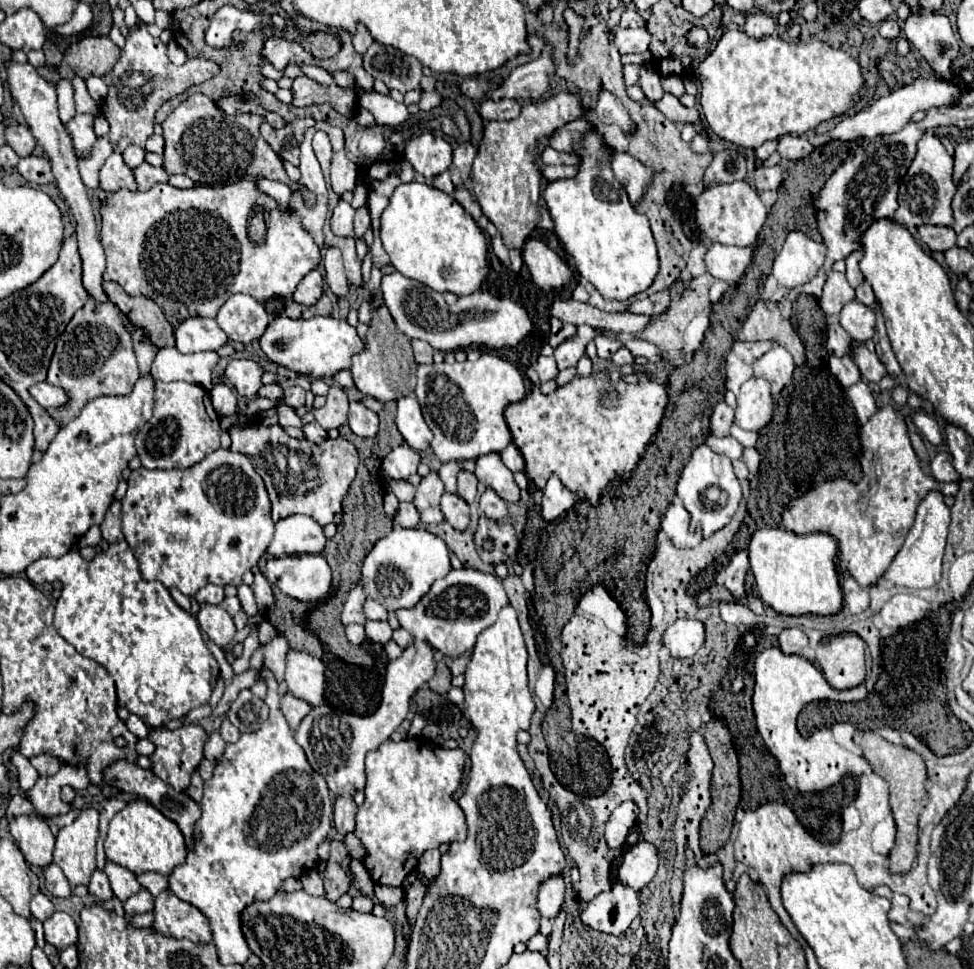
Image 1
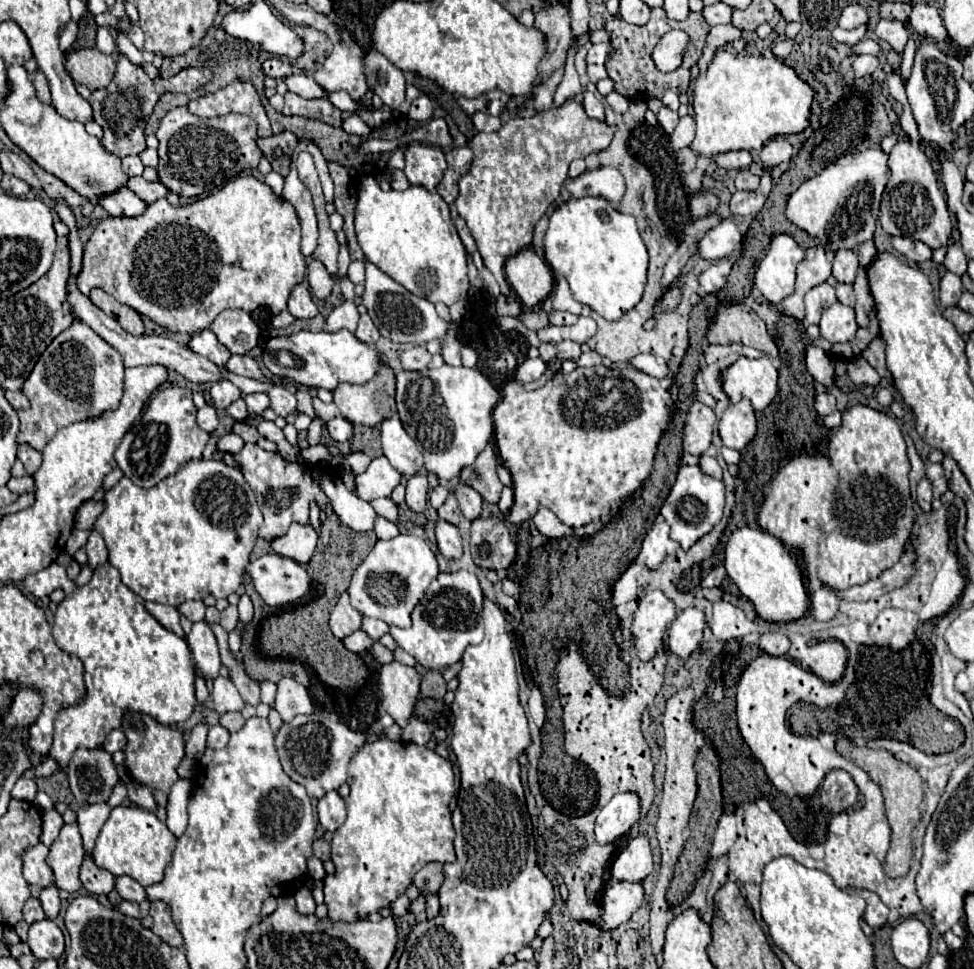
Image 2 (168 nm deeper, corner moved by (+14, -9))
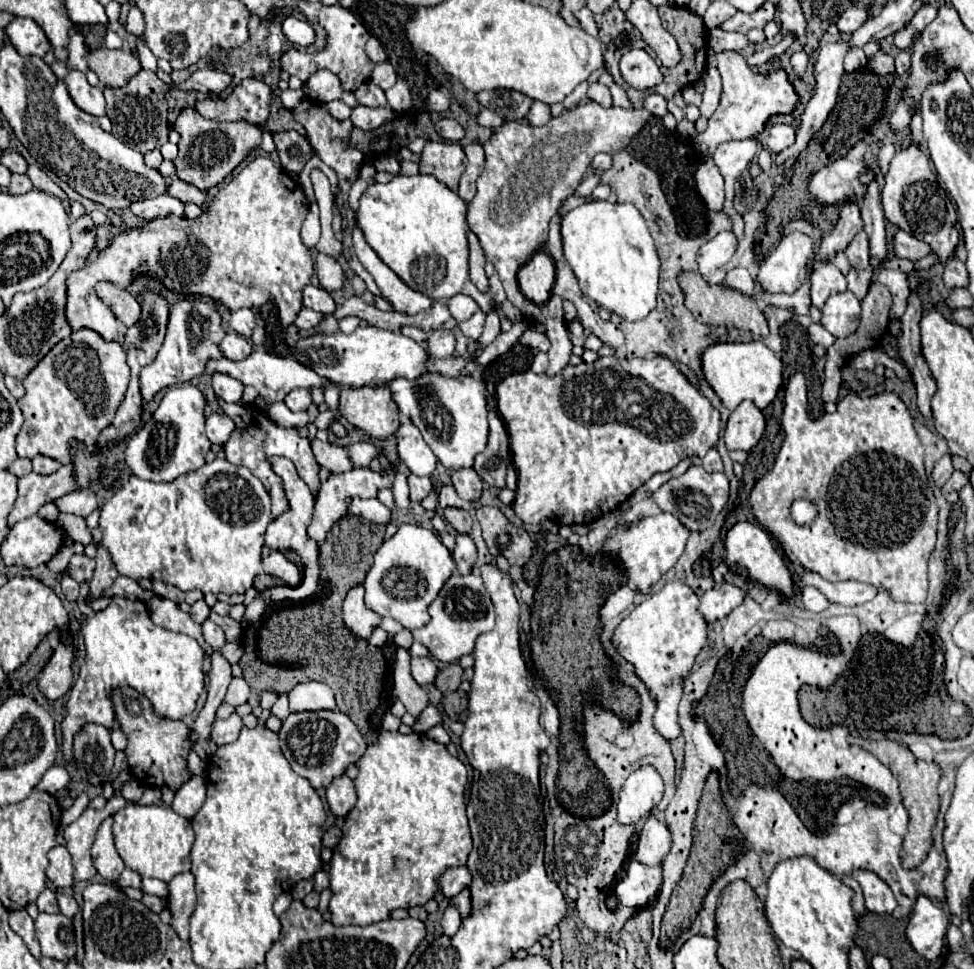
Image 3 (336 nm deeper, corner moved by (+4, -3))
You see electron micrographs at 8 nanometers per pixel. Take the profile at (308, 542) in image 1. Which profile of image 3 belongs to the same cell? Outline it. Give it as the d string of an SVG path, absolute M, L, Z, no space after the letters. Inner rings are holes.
M389 464L389 468L381 466L379 472L371 470L371 468L353 468L349 472L343 472L343 474L337 474L337 476L329 476L327 482L321 484L321 490L317 494L317 500L315 500L315 512L313 512L313 520L311 524L307 526L307 534L309 538L313 538L317 544L323 544L325 542L325 534L331 530L331 526L335 522L339 522L339 518L345 514L345 508L347 508L347 502L351 496L359 496L359 498L375 498L379 490L383 488L393 488L393 480L397 476L397 464Z

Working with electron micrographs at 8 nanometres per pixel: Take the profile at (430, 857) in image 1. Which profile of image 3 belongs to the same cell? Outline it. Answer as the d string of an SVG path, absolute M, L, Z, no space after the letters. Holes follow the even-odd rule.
M449 904L449 906L445 908L445 912L443 912L443 918L441 918L441 926L443 926L443 932L445 932L447 936L455 934L455 930L459 928L459 922L461 922L461 916L459 916L457 908L455 908L453 904Z

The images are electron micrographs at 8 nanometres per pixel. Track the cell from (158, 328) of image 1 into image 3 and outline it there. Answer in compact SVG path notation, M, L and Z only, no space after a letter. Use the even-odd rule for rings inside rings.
M99 282L95 286L97 296L113 310L113 314L125 324L133 326L141 318L141 304L123 288L111 284L111 282Z

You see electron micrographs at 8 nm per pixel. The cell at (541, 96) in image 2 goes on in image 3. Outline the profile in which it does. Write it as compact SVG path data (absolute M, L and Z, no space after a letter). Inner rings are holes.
M535 100L531 110L529 110L529 116L527 116L527 122L535 124L535 126L543 126L551 120L551 106L545 104L545 102L539 102Z

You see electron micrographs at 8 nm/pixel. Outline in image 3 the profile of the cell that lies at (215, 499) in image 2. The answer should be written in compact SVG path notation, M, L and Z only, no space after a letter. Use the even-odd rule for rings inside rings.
M215 458L213 462L165 484L141 480L131 474L101 508L99 528L103 532L101 544L111 552L119 574L133 580L161 580L183 592L197 588L205 594L223 592L231 596L243 594L253 586L253 578L259 574L265 528L271 520L271 496L259 478L255 478L245 466L235 466L225 458Z

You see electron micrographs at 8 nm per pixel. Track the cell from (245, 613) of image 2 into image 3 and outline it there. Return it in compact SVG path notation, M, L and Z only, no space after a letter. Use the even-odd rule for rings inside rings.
M269 456L267 460L269 460L273 472L283 480L285 496L287 496L289 508L287 508L281 516L277 516L275 520L271 520L271 524L269 524L269 528L267 528L267 532L265 532L265 544L267 544L269 548L273 548L273 550L295 550L295 552L301 556L303 564L305 564L305 574L303 574L303 582L301 582L299 586L295 586L295 588L281 585L274 587L273 590L267 590L267 592L263 592L263 594L257 594L257 598L245 608L243 622L247 624L259 622L262 617L264 617L265 608L267 608L269 604L281 600L281 598L283 598L283 600L285 600L285 598L287 598L287 600L305 600L305 598L309 598L309 596L315 592L315 588L317 588L317 578L319 578L319 572L317 572L317 552L311 552L311 550L313 550L313 542L307 538L307 524L311 522L315 496L311 494L309 486L299 478L299 474L297 474L297 470L295 470L295 466L293 466L291 460L287 460L287 458L283 458L283 456Z

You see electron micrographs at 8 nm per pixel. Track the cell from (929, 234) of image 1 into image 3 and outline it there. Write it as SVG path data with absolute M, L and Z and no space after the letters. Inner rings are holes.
M903 230L895 232L895 256L897 258L921 260L927 254L931 254L931 246L927 242L921 242Z

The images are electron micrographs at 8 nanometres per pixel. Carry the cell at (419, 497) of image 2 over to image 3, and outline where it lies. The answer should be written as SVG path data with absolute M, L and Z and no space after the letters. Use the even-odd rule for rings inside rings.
M411 474L407 480L409 480L409 490L411 490L411 502L421 502L433 490L433 484L427 476Z

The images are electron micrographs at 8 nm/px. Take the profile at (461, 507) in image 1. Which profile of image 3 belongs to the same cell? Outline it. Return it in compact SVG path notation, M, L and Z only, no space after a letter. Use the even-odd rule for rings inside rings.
M457 534L453 560L457 564L459 574L469 574L475 560L477 560L477 546L469 534Z

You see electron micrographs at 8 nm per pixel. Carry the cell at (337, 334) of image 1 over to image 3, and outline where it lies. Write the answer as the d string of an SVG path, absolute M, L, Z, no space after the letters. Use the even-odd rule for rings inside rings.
M359 326L353 334L313 334L297 340L293 354L303 366L315 370L319 376L331 380L337 386L381 386L393 378L419 378L425 372L427 352L415 340L381 330L375 326Z

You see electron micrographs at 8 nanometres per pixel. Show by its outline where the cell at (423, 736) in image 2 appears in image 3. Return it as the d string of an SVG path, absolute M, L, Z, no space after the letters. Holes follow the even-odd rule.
M397 648L395 664L393 664L393 678L395 678L395 694L405 704L407 712L413 718L419 718L421 712L429 706L429 698L423 692L423 688L413 680L409 672L409 652L405 648Z

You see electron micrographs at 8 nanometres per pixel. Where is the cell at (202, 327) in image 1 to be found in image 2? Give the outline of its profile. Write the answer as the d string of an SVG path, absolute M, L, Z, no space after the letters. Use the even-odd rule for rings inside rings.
M203 330L203 332L195 334L189 342L189 348L197 354L207 356L217 366L225 366L227 360L231 358L231 352L217 340L217 336L211 330Z

